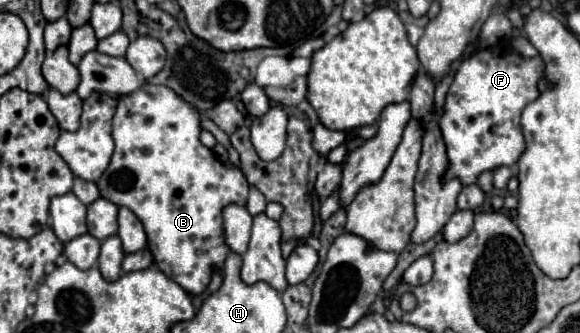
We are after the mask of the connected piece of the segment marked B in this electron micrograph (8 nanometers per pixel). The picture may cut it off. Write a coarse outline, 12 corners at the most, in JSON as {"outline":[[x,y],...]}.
{"outline":[[166,85],[118,101],[100,195],[190,295],[248,181]]}

